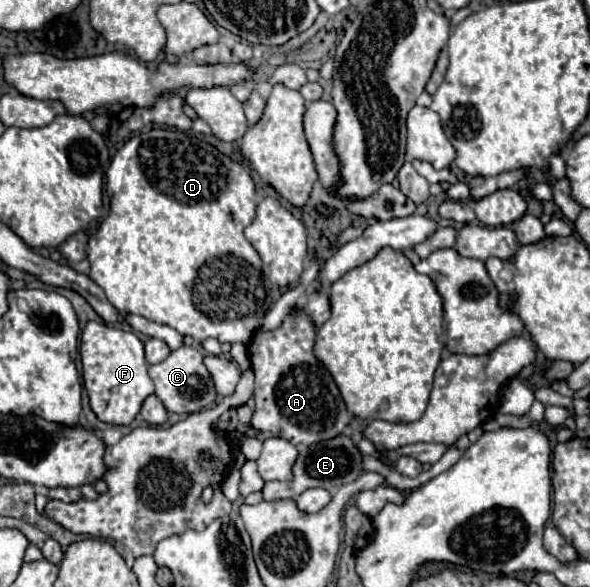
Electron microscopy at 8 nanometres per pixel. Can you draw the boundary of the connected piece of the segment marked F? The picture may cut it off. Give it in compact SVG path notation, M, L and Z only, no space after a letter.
M88 321L80 337L80 359L84 389L98 419L112 425L130 425L138 415L144 399L154 393L142 341L132 331Z

